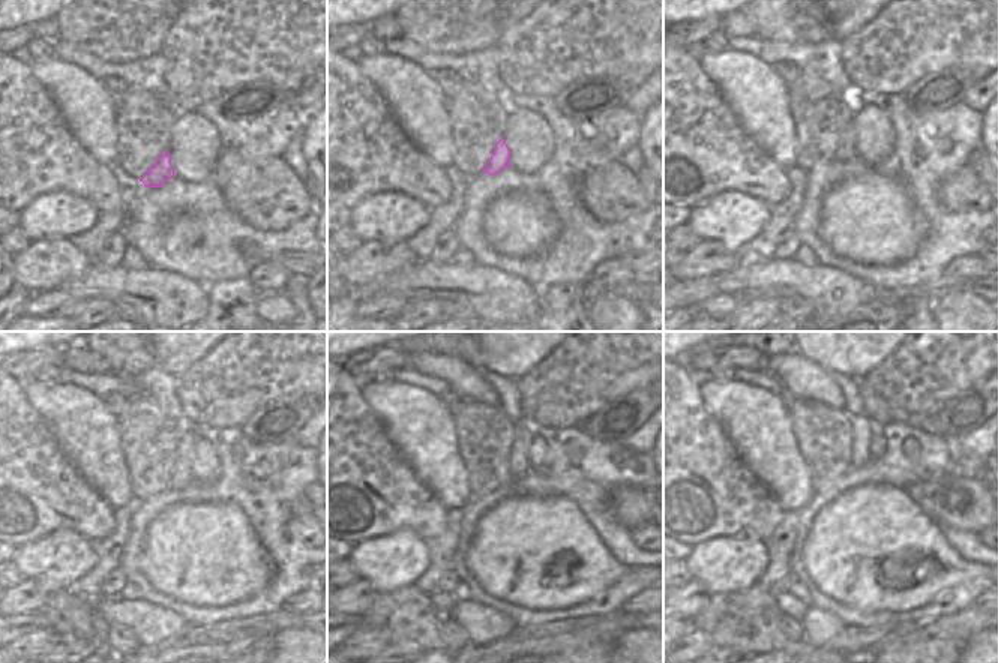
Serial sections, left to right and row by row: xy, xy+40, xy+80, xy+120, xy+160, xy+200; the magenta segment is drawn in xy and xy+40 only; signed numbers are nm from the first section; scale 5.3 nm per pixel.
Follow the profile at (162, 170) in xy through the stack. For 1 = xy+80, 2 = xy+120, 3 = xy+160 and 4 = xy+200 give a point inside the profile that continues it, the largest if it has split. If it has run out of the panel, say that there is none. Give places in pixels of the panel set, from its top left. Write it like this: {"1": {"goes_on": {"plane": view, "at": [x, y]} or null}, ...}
{"1": {"goes_on": {"plane": "xy+80", "at": [845, 150]}}, "2": {"goes_on": {"plane": "xy+120", "at": [182, 470]}}, "3": {"goes_on": {"plane": "xy+160", "at": [523, 437]}}, "4": {"goes_on": {"plane": "xy+200", "at": [860, 455]}}}

